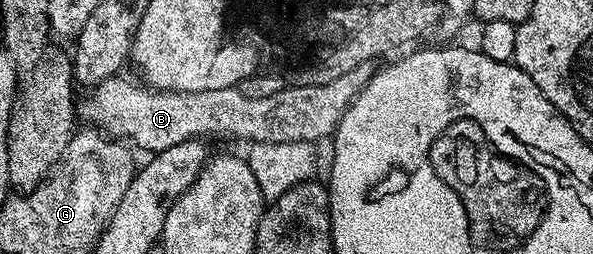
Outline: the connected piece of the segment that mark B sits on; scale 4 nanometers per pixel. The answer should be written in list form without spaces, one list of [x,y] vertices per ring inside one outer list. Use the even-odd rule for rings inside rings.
[[[367,61],[354,71],[337,73],[329,76],[321,85],[292,85],[289,84],[278,95],[270,95],[267,99],[250,99],[250,95],[242,95],[239,87],[219,89],[218,91],[174,91],[143,87],[139,89],[132,81],[123,81],[123,76],[117,75],[106,79],[95,86],[84,98],[79,98],[75,106],[76,116],[85,126],[100,130],[101,133],[113,138],[123,139],[131,143],[137,150],[145,149],[145,154],[161,153],[178,143],[186,143],[208,137],[237,137],[247,143],[298,143],[331,138],[336,132],[342,115],[352,105],[352,101],[361,91],[374,72],[373,62]]]

